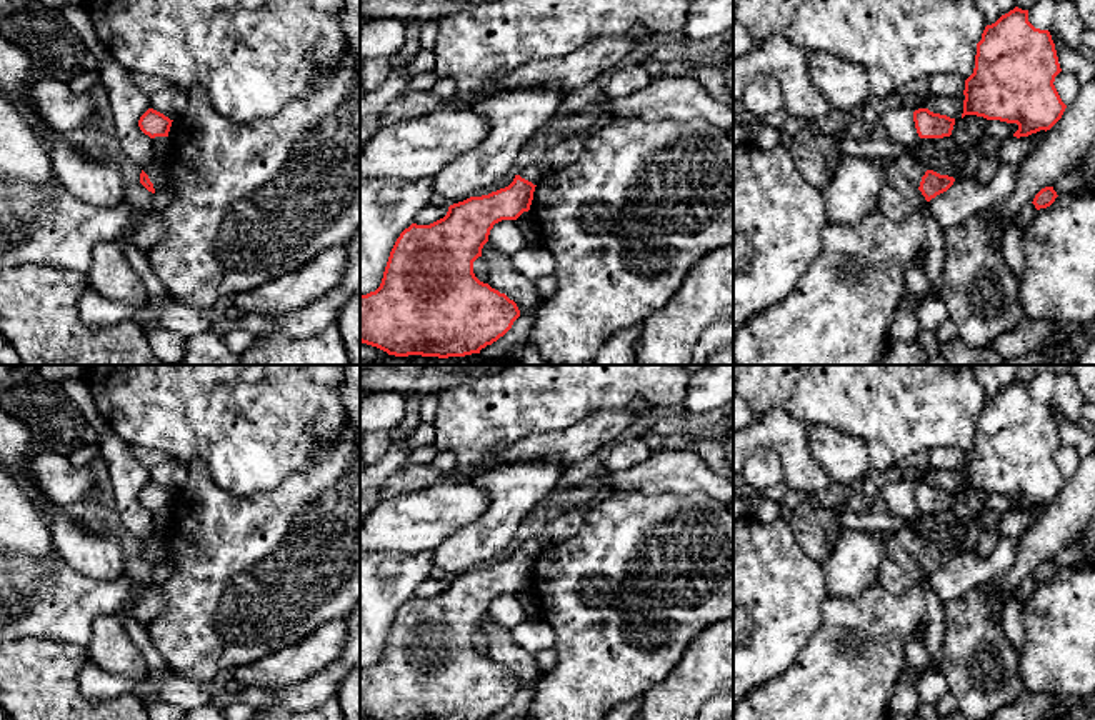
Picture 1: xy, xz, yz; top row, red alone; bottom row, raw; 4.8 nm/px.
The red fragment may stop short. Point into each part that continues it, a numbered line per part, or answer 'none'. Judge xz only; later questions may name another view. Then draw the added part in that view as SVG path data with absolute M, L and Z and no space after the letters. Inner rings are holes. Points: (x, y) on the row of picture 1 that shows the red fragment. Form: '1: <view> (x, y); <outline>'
none

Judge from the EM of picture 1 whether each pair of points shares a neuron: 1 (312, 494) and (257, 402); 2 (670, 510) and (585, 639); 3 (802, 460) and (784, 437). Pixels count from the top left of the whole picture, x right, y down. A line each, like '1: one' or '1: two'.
1: two
2: one
3: one

